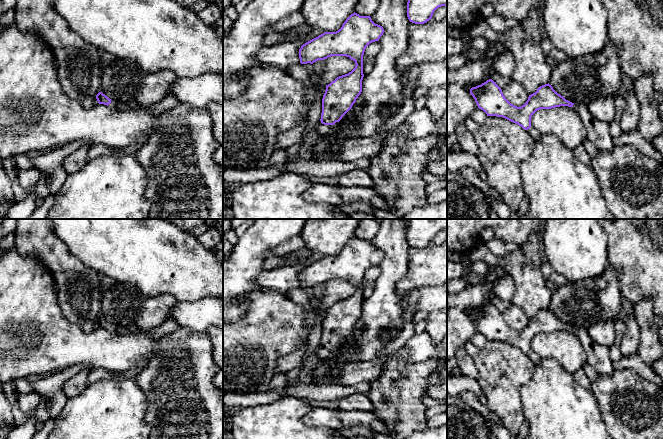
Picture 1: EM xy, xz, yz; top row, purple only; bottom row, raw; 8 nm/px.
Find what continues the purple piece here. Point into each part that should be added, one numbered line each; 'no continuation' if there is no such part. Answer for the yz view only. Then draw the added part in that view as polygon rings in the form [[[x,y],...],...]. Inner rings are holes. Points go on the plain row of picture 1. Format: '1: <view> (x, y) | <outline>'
1: yz (598, 356) | [[[576,327],[573,333],[577,336],[584,348],[587,363],[591,365],[598,375],[612,375],[614,372],[610,348],[594,342],[586,328]]]

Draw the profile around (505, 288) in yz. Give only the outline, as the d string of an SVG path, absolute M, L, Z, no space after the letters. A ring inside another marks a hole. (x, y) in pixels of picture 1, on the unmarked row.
M510 275L498 280L495 289L495 296L504 302L512 302L515 294L515 282Z

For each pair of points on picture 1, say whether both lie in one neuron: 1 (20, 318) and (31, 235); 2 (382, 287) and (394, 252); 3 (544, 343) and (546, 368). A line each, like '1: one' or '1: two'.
1: two
2: one
3: two

